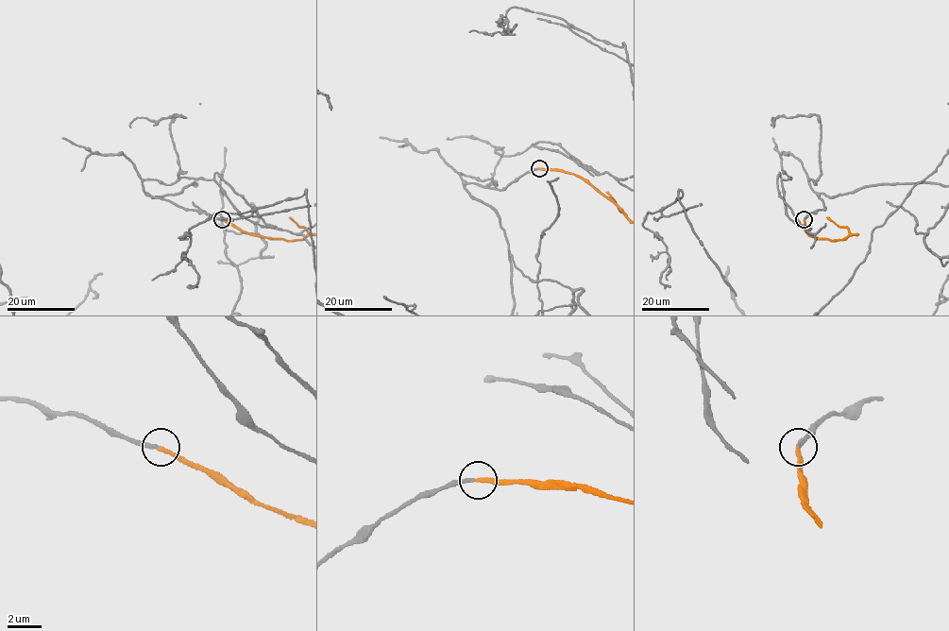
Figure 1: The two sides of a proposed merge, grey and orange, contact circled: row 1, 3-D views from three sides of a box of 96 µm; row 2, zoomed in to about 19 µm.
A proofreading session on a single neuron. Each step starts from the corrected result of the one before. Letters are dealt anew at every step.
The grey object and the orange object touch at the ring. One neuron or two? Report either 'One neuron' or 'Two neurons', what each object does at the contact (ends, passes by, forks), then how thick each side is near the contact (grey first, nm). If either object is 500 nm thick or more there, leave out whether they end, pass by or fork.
One neuron. At the ring grey ends. At the ring orange ends. Thickness 200 nm (grey) against 220 nm

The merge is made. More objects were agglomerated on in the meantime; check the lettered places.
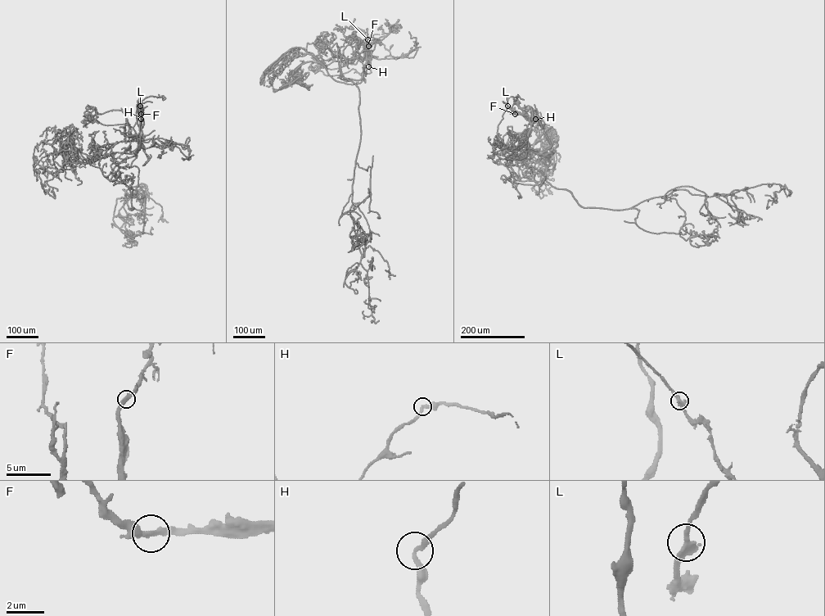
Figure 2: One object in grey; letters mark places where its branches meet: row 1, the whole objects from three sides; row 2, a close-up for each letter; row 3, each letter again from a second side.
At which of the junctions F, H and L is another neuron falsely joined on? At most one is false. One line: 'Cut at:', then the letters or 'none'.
Cut at: none

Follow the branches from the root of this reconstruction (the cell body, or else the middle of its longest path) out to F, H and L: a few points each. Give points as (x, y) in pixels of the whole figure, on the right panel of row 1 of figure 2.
F: (516, 101), (525, 114), (515, 114)
H: (516, 101), (529, 118), (531, 125), (535, 119)
L: (516, 101), (525, 115), (514, 114), (507, 106)

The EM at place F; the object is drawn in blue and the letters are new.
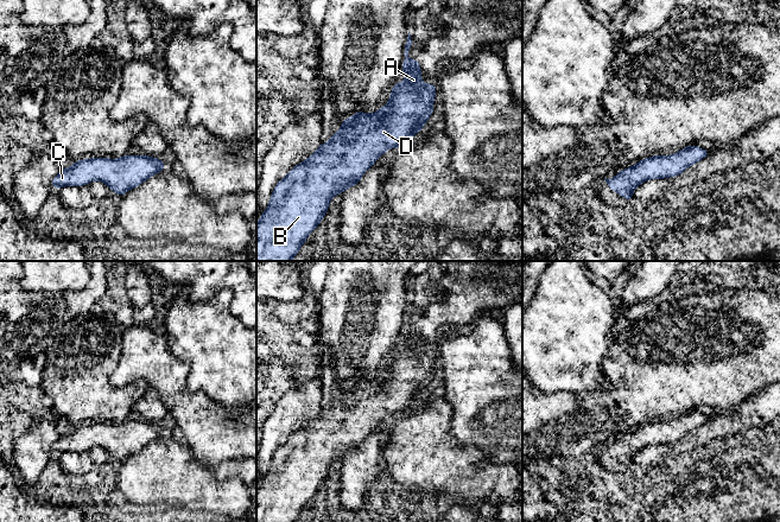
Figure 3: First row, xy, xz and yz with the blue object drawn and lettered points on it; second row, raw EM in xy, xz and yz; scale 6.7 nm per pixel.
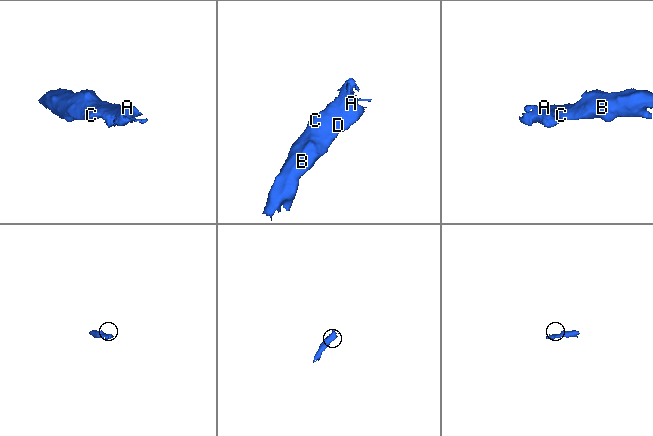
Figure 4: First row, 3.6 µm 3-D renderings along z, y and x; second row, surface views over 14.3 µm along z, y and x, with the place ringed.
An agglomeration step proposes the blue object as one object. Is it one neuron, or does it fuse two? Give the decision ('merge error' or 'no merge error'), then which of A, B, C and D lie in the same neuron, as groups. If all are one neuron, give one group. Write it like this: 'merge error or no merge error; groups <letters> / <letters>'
no merge error; groups A B C D

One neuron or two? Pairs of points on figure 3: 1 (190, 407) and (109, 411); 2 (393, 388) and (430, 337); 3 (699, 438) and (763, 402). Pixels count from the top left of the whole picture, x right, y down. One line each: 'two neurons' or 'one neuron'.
1: two neurons
2: one neuron
3: one neuron

